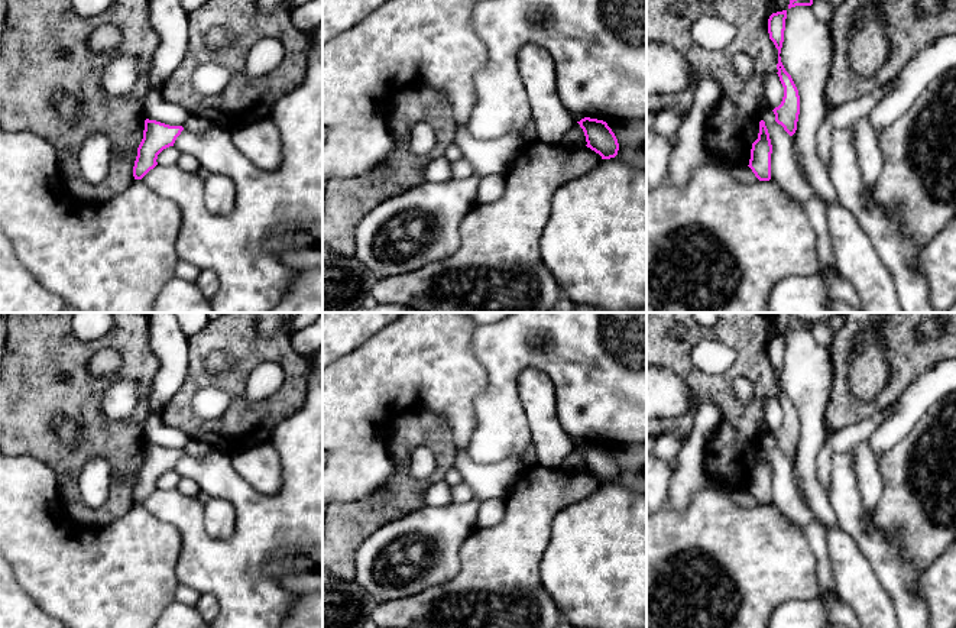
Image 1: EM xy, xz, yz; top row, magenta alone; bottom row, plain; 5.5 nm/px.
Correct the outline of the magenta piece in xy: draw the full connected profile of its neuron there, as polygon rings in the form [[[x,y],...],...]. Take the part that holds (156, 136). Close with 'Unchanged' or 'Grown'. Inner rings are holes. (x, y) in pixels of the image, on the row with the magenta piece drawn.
[[[145,120],[130,187],[104,203],[82,201],[67,188],[58,166],[55,148],[30,132],[0,129],[0,227],[13,245],[17,259],[51,292],[61,297],[71,313],[153,313],[153,301],[162,287],[175,278],[176,239],[182,214],[179,207],[152,192],[142,178],[153,169],[158,155],[174,146],[182,126]]]. Grown

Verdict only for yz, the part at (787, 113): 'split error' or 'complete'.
complete

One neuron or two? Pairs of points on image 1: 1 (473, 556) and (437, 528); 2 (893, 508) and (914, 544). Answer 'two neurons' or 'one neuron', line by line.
1: two neurons
2: one neuron

